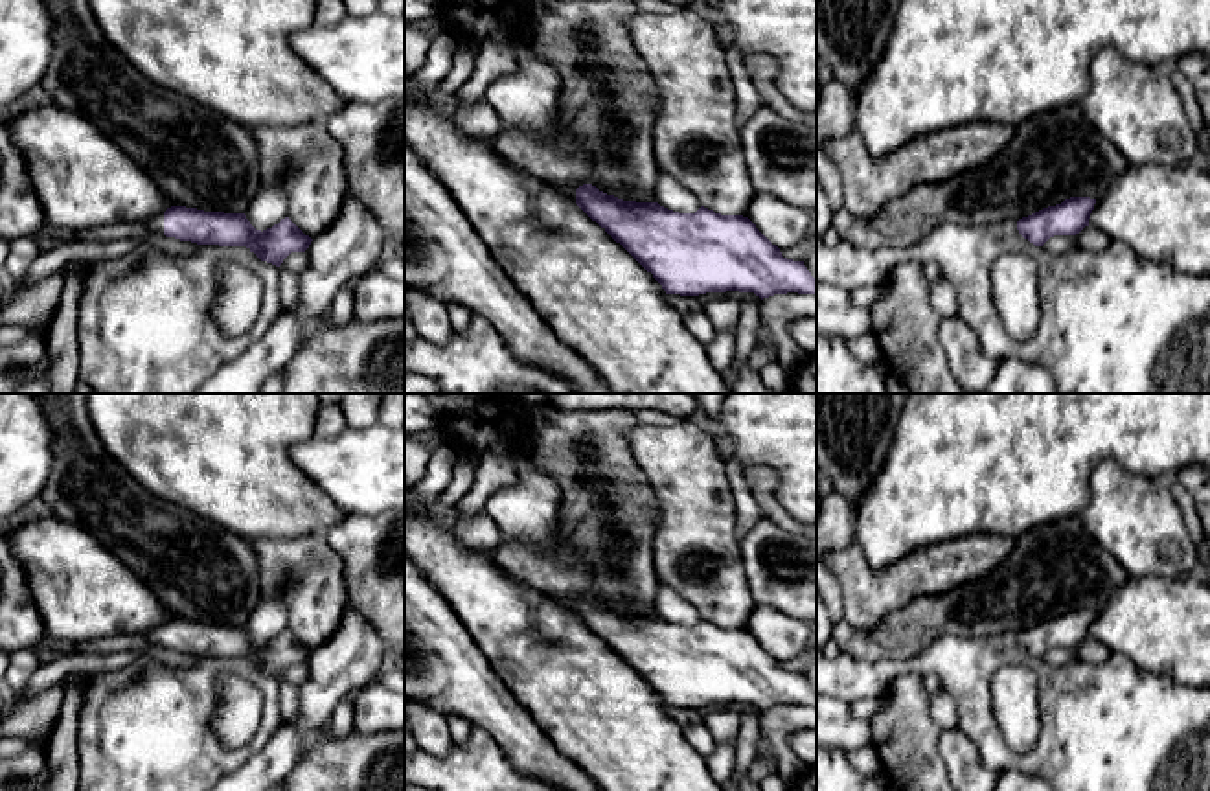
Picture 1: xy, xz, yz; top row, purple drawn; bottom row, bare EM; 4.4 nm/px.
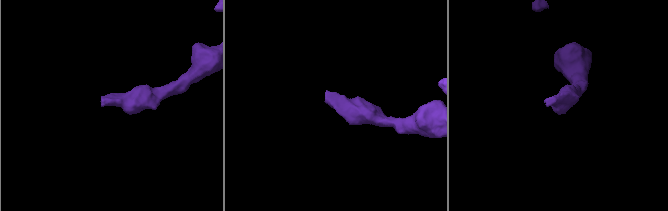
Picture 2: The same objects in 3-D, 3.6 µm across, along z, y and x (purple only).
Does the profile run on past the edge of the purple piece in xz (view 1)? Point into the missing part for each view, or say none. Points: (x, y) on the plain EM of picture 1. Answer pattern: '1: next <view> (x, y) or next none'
1: next xz (567, 604)

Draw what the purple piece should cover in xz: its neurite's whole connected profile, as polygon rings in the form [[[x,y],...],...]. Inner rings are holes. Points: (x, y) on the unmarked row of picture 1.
[[[592,596],[555,602],[651,684],[666,706],[816,708],[816,692],[804,673],[783,670],[748,629],[721,627],[704,618],[679,625],[658,614],[607,607]]]

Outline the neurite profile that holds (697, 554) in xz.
[[[686,419],[669,427],[640,423],[627,438],[660,504],[653,541],[658,583],[691,603],[701,618],[747,629],[756,600],[743,565],[730,480],[712,432]]]

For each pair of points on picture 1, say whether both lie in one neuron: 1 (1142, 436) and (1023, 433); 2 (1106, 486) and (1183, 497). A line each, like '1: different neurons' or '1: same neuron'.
1: same neuron
2: different neurons

